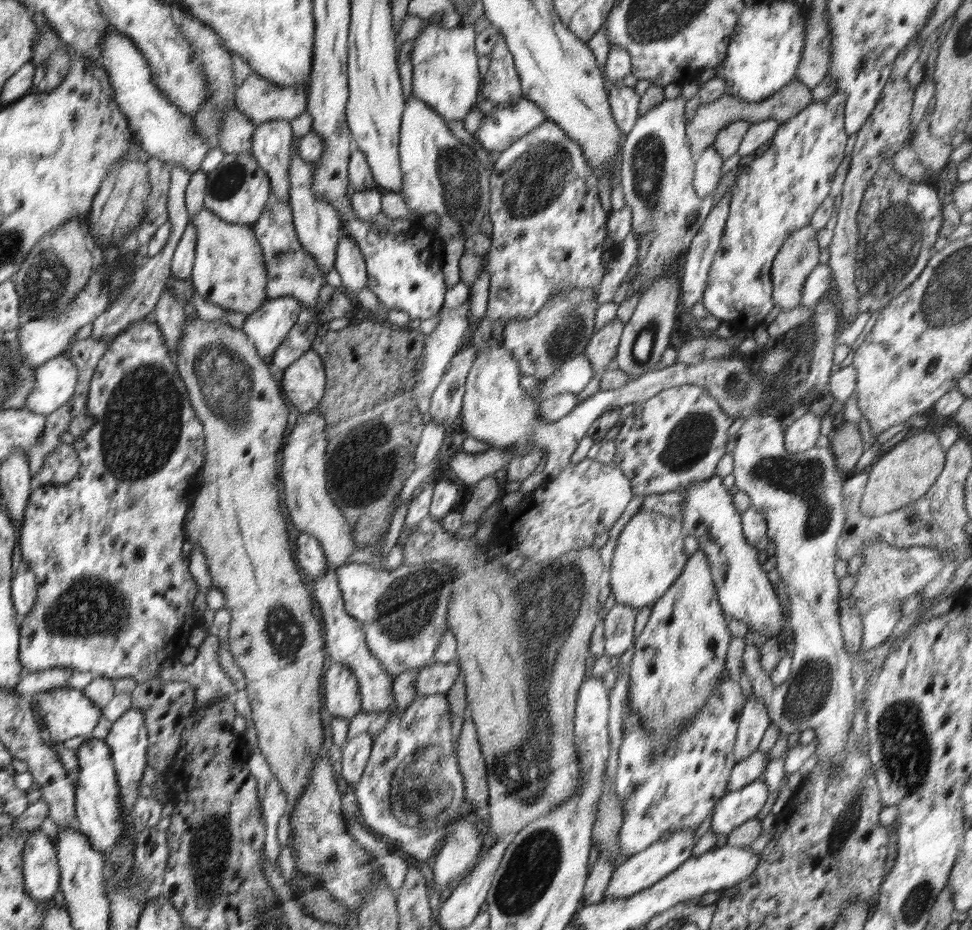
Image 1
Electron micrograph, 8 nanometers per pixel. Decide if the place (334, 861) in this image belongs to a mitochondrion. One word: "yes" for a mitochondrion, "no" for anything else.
yes

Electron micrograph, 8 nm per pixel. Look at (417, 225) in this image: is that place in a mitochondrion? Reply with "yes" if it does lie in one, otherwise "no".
no

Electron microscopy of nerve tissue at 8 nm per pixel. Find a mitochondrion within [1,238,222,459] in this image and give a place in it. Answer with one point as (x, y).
(43, 283)

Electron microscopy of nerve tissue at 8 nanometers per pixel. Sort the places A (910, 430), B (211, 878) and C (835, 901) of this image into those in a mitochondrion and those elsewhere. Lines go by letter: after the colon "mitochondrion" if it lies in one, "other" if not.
A: other
B: mitochondrion
C: other

